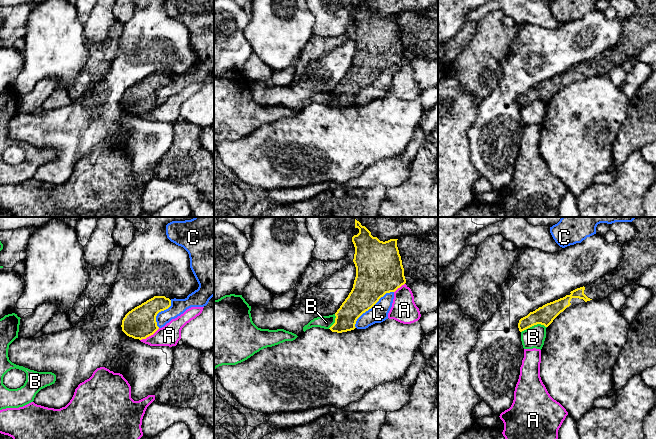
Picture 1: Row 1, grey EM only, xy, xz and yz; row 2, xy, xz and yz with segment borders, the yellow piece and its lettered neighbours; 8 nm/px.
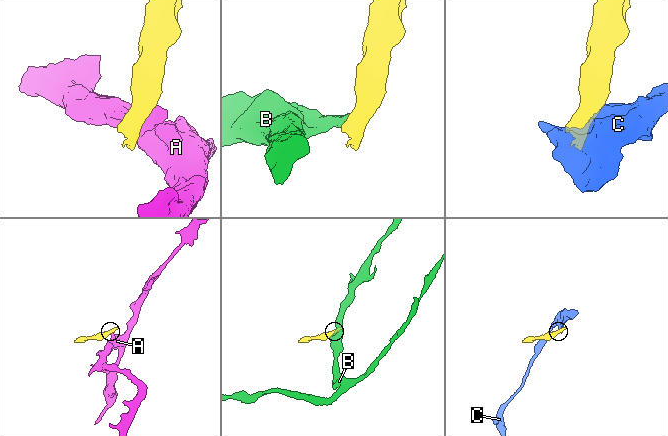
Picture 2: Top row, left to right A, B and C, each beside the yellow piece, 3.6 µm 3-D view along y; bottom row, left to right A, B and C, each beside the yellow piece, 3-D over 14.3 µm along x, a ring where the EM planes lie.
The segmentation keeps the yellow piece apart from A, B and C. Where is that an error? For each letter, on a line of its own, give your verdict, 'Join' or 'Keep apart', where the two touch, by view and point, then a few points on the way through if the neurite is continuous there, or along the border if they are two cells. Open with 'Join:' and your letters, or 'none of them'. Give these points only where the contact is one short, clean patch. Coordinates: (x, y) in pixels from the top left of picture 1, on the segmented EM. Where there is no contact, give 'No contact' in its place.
Join: none of them
A: Keep apart. Touches yellow at xy (149, 335). Boundary: xy (159, 328), (140, 340)
B: Keep apart. Touches yellow at yz (533, 325). Boundary: yz (546, 326), (534, 324), (521, 332)
C: Keep apart. Touches yellow at xz (371, 307)

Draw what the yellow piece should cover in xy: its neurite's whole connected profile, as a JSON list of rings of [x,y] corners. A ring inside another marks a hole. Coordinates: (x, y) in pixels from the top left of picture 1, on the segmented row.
[[[154,296],[125,315],[121,325],[122,331],[134,339],[146,339],[159,329],[156,322],[157,314],[170,306],[169,298]]]

